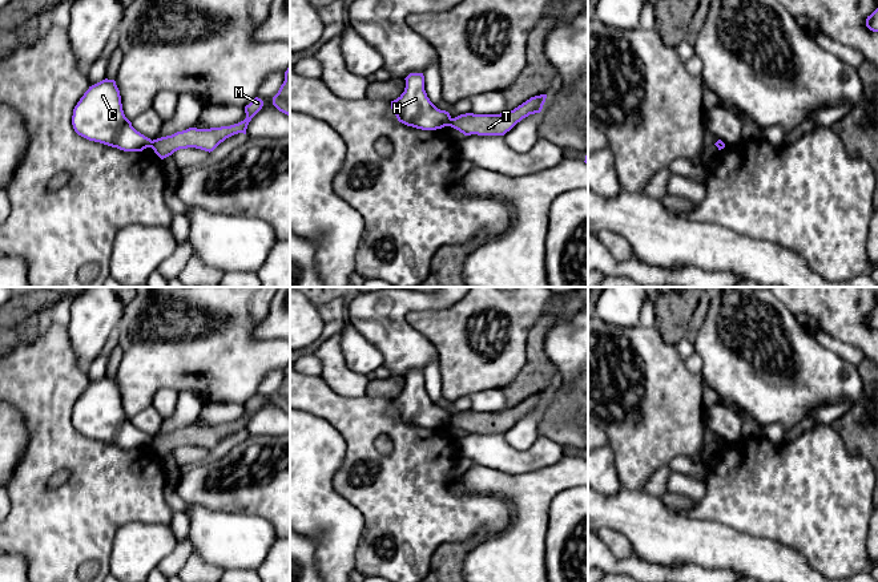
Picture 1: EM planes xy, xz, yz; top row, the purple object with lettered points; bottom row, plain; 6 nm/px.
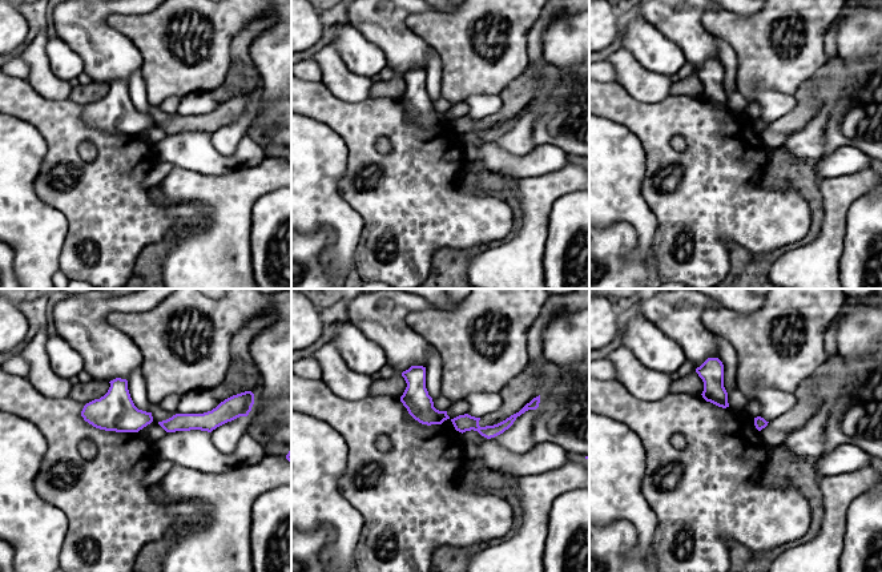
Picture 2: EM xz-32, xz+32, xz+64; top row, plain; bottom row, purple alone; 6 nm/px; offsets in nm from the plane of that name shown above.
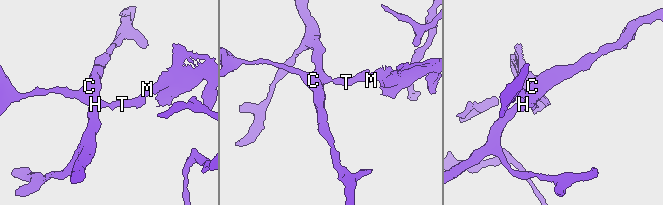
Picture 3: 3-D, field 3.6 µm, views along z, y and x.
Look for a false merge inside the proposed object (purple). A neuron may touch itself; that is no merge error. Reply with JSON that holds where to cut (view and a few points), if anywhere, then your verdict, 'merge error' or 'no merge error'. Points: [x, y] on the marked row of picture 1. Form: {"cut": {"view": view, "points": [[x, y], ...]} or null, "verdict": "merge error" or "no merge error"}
{"cut": {"view": "xz", "points": [[451, 118], [447, 125]]}, "verdict": "merge error"}

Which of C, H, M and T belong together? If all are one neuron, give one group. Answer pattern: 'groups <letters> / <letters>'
groups C H / M T

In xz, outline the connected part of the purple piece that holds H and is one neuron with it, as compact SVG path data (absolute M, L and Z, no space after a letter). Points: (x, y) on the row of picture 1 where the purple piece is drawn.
M410 73L404 92L394 101L391 109L399 122L422 130L436 130L450 125L451 116L438 109L427 97L423 73Z

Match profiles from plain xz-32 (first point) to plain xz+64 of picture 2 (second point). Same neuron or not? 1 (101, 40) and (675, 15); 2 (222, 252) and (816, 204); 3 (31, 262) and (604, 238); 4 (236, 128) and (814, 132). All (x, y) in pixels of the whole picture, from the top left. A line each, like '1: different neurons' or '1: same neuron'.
1: same neuron
2: different neurons
3: different neurons
4: same neuron

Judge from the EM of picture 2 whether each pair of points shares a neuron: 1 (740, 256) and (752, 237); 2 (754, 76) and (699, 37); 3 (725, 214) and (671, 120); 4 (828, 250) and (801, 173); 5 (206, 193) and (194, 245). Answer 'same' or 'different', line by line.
1: different
2: different
3: same
4: different
5: same

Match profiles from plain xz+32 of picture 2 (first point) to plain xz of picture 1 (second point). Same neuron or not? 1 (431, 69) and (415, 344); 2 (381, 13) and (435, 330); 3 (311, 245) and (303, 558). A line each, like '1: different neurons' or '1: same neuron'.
1: different neurons
2: different neurons
3: same neuron

